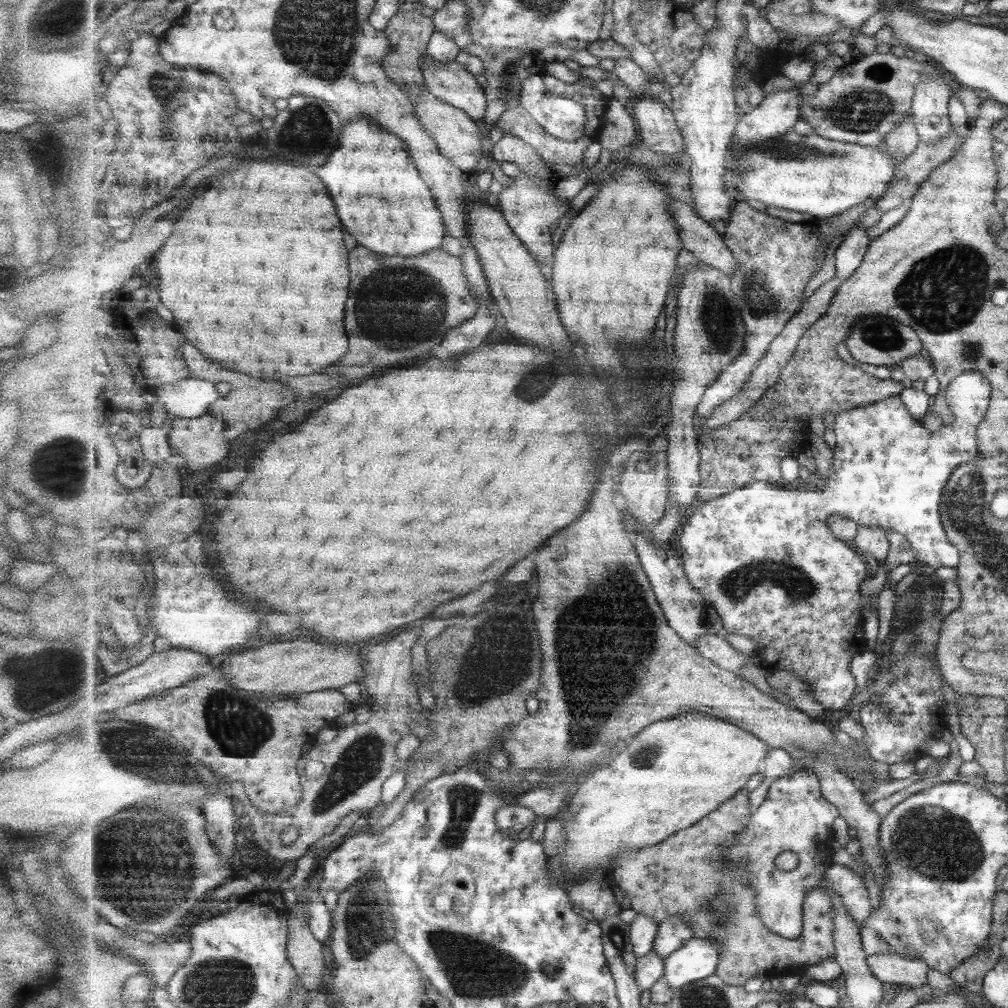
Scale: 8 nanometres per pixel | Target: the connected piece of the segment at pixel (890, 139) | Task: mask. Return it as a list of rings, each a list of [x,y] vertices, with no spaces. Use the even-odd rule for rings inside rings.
[[[909,116],[887,134],[884,138],[884,149],[895,161],[902,163],[907,156],[914,152],[921,141],[915,120],[913,120],[913,116]]]

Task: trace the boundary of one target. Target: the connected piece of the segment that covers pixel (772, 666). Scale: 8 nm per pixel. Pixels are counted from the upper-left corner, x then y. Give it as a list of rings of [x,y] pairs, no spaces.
[[[964,372],[961,376],[953,378],[947,392],[945,392],[945,402],[953,414],[953,422],[950,425],[942,425],[939,430],[930,432],[923,428],[923,421],[915,420],[910,413],[910,409],[906,407],[900,395],[891,398],[860,406],[859,408],[850,408],[843,412],[838,412],[834,423],[834,432],[836,435],[836,450],[834,451],[834,465],[832,468],[832,476],[825,480],[824,489],[818,491],[807,487],[790,490],[785,485],[774,485],[765,481],[755,481],[746,487],[738,488],[729,494],[720,496],[719,498],[704,502],[699,507],[699,502],[693,503],[691,506],[691,514],[689,514],[683,524],[683,533],[679,538],[682,551],[682,564],[685,575],[689,582],[699,590],[699,594],[704,599],[706,606],[713,607],[721,617],[723,626],[728,634],[740,634],[741,636],[750,636],[757,644],[758,656],[762,657],[763,668],[767,673],[777,673],[779,671],[787,671],[791,675],[801,677],[803,681],[807,681],[811,692],[819,704],[826,709],[841,710],[842,708],[851,707],[850,700],[855,694],[855,676],[851,674],[851,662],[857,654],[867,652],[867,640],[865,640],[865,632],[863,631],[862,595],[860,586],[867,579],[869,574],[869,566],[866,560],[861,560],[861,556],[849,548],[845,542],[837,539],[835,534],[829,528],[829,519],[831,516],[841,516],[850,518],[861,526],[882,527],[889,531],[897,532],[905,536],[919,564],[925,564],[935,570],[938,568],[956,568],[959,566],[962,554],[947,539],[946,526],[942,521],[941,504],[943,493],[946,490],[946,484],[953,476],[954,472],[962,464],[978,457],[978,437],[977,430],[981,424],[984,414],[987,412],[987,405],[990,395],[990,384],[987,377],[980,372]]]

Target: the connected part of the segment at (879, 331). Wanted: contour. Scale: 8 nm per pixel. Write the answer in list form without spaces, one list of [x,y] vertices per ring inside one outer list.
[[[869,316],[855,324],[853,333],[845,342],[850,355],[857,362],[886,366],[889,369],[902,364],[906,358],[917,356],[923,352],[923,343],[913,327],[901,324],[898,320],[884,316]]]

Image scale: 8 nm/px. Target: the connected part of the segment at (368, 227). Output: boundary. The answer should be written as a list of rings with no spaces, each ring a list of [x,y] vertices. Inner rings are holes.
[[[363,117],[345,124],[339,146],[323,168],[311,168],[327,184],[335,204],[339,208],[339,218],[345,228],[355,236],[357,244],[385,256],[421,256],[441,248],[448,235],[446,221],[434,198],[431,188],[423,180],[418,165],[410,155],[405,140],[393,132],[383,129],[377,121]]]

